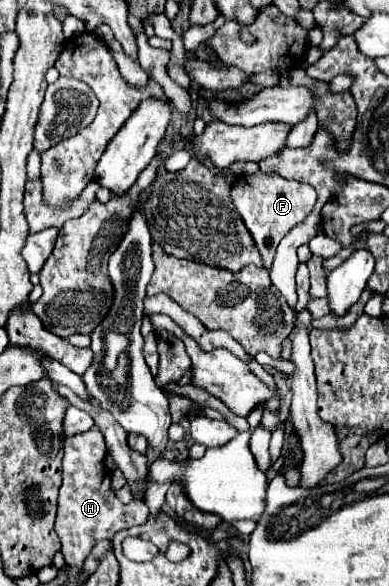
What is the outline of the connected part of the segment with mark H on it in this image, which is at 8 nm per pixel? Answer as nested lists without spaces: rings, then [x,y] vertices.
[[[96,426],[94,430],[64,440],[64,472],[58,498],[56,532],[60,537],[64,560],[72,568],[82,568],[82,562],[94,548],[94,542],[112,540],[118,530],[146,524],[146,518],[150,514],[144,502],[122,504],[114,496],[110,486],[110,470],[104,466],[104,454],[104,438]]]

